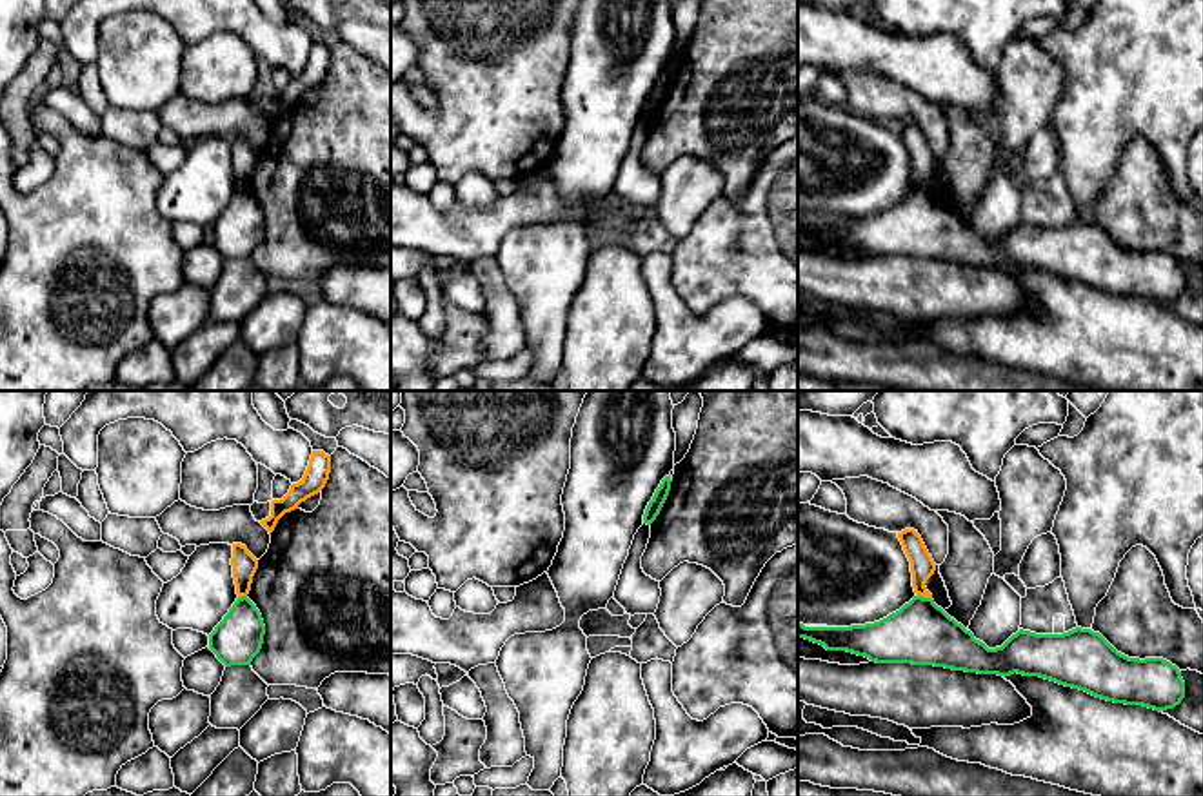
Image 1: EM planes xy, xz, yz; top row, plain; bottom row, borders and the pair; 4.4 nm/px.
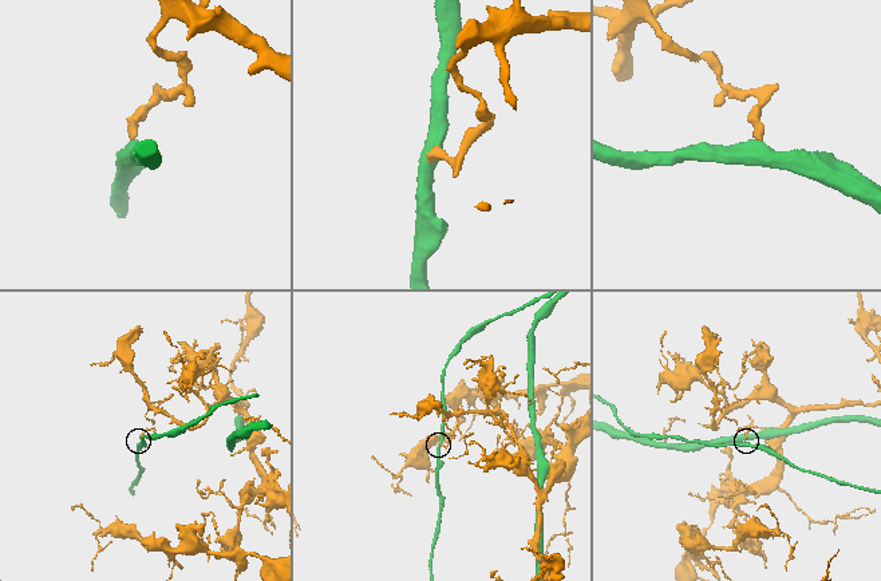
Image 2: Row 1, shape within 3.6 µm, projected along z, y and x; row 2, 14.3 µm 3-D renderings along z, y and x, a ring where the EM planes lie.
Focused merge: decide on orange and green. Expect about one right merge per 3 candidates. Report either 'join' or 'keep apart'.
keep apart

